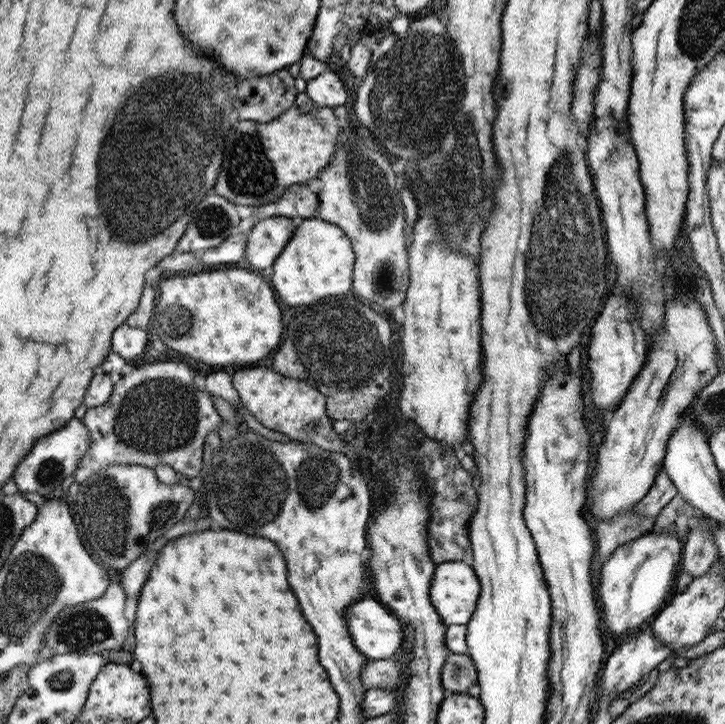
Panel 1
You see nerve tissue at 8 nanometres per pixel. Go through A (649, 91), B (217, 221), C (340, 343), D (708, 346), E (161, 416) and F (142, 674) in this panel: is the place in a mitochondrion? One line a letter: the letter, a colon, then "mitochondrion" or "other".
A: other
B: mitochondrion
C: mitochondrion
D: other
E: mitochondrion
F: other

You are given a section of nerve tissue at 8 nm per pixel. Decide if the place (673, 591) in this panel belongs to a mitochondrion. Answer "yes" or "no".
no

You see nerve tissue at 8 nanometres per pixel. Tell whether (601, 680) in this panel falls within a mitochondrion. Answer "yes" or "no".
no

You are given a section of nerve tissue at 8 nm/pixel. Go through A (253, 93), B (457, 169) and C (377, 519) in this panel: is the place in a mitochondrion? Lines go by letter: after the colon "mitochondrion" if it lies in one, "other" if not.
A: other
B: mitochondrion
C: other

